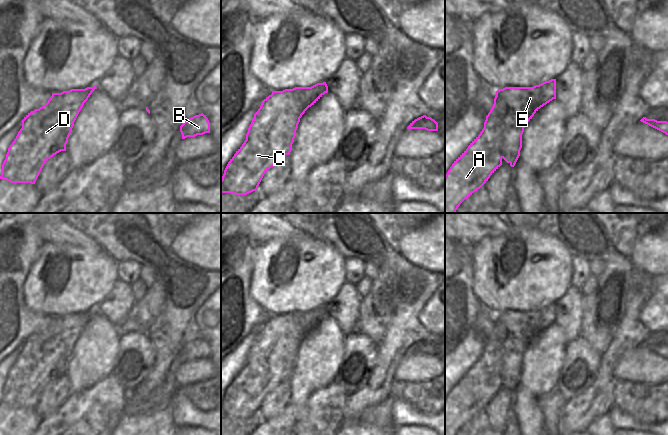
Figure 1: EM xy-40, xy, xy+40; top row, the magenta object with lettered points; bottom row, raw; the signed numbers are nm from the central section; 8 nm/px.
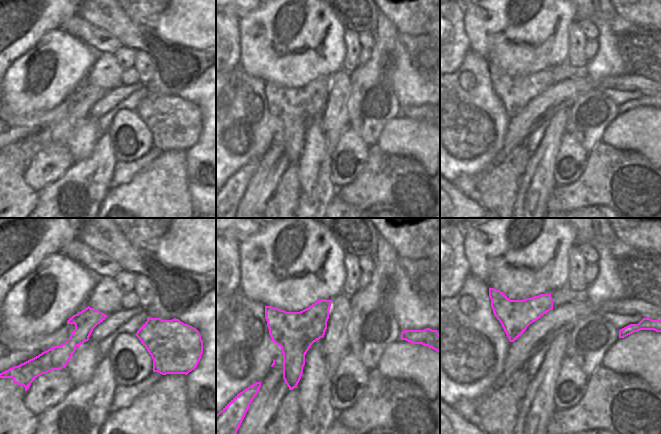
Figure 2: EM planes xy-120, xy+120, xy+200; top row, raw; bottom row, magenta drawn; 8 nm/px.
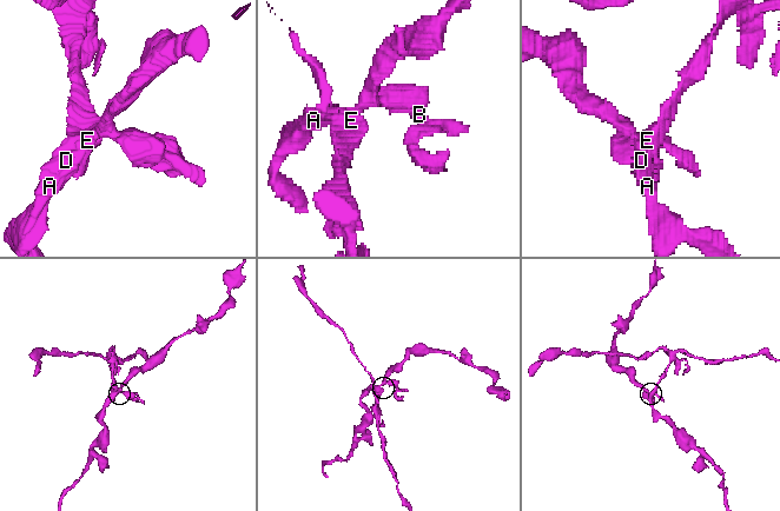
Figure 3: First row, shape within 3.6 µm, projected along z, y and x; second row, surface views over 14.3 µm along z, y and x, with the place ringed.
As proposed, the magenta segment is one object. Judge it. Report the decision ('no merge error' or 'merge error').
merge error

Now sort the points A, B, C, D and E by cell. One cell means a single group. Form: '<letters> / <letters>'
A B C D / E

